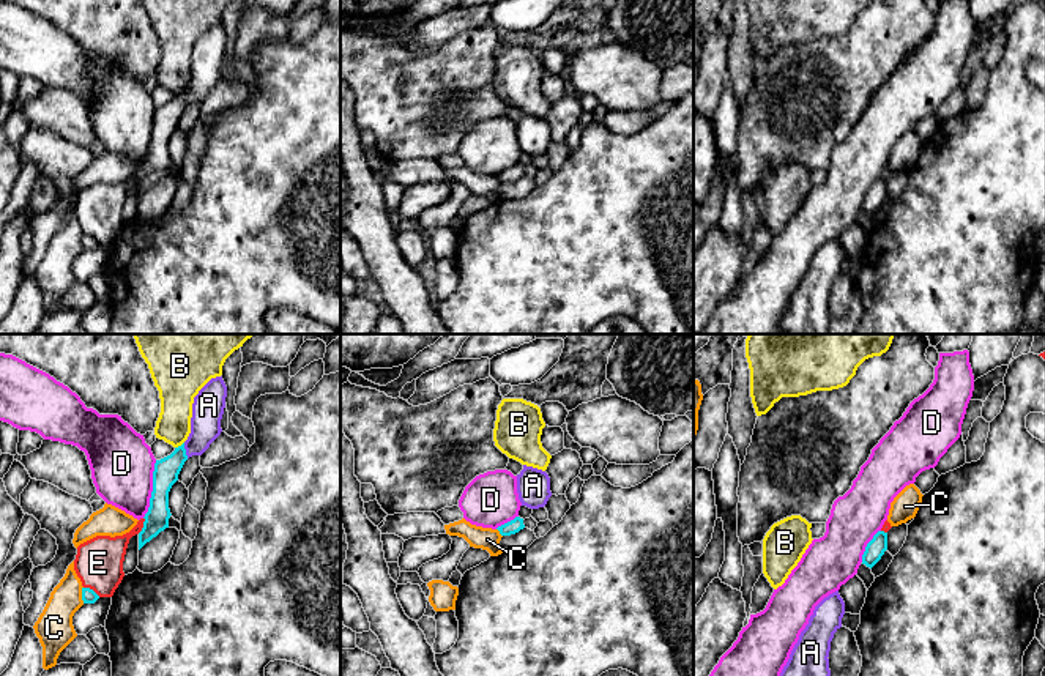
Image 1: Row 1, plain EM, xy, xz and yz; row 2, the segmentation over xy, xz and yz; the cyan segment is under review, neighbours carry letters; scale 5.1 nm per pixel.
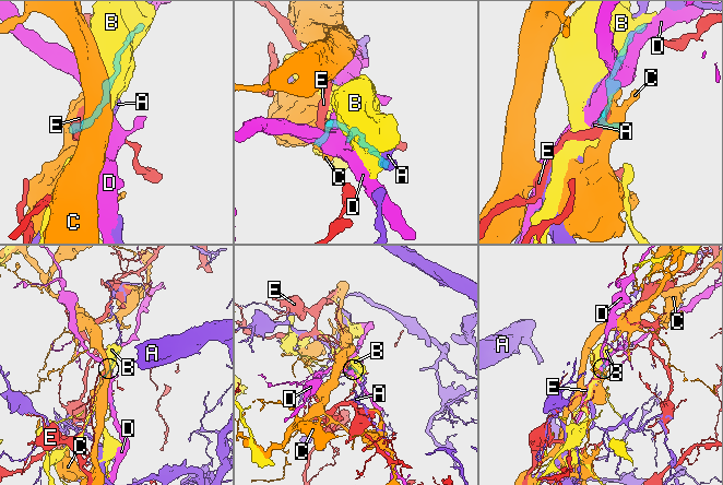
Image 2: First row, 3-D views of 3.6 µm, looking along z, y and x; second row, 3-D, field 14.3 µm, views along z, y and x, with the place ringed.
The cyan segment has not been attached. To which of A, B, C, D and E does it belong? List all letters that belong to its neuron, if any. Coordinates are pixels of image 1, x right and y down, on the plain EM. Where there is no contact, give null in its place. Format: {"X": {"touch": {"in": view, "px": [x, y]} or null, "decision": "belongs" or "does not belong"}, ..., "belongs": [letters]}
{"A": {"touch": {"in": "xy", "px": [185, 98]}, "decision": "does not belong"}, "B": {"touch": {"in": "xy", "px": [178, 93]}, "decision": "does not belong"}, "C": {"touch": {"in": "xy", "px": [82, 241]}, "decision": "does not belong"}, "D": {"touch": {"in": "xy", "px": [153, 136]}, "decision": "does not belong"}, "E": {"touch": {"in": "xy", "px": [144, 172]}, "decision": "belongs"}, "belongs": ["E"]}

